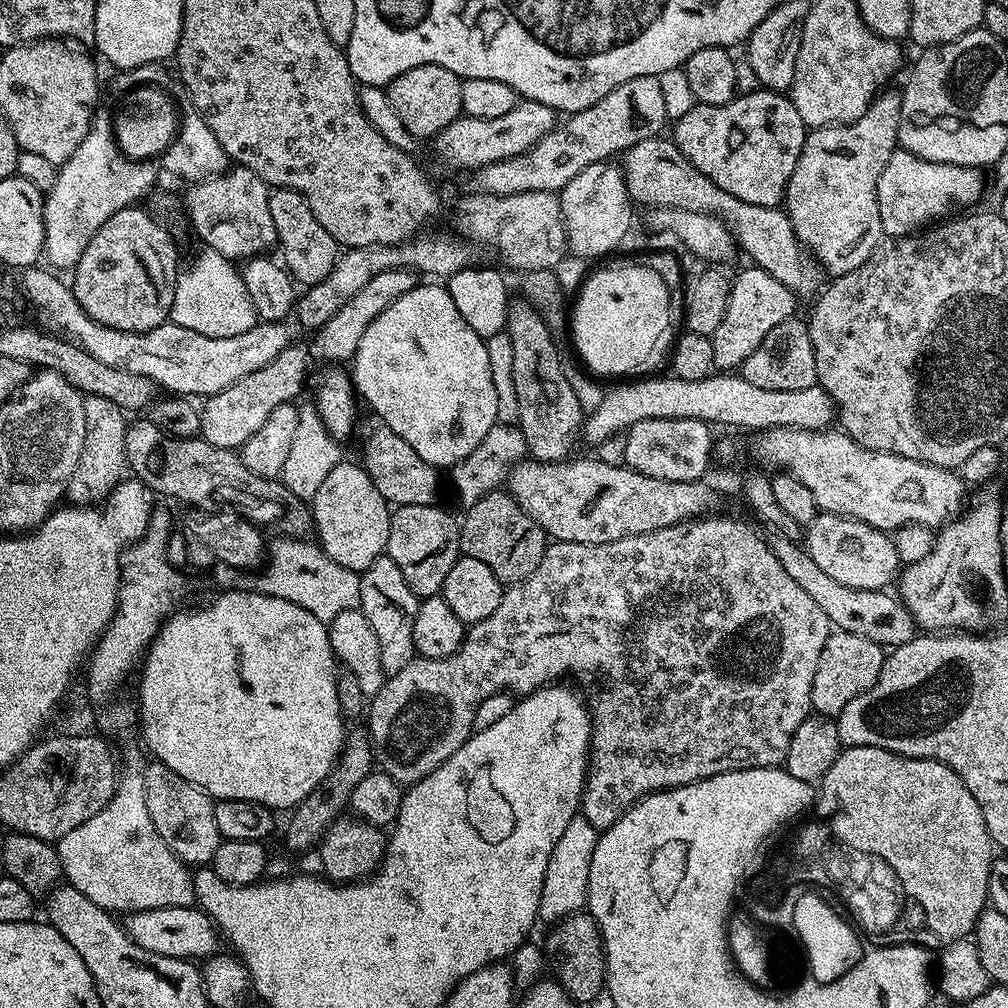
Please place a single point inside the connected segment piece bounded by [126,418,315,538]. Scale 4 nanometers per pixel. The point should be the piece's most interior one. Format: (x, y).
(193, 471)

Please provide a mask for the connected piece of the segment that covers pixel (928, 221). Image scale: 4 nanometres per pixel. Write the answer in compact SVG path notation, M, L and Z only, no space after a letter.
M903 150L890 154L890 162L886 162L886 170L882 170L882 178L878 178L878 214L882 218L884 236L911 236L951 217L957 210L971 209L975 205L972 203L979 198L980 191L984 188L984 180L980 176L983 175L979 168L954 166L946 162L930 162L926 158L918 158Z

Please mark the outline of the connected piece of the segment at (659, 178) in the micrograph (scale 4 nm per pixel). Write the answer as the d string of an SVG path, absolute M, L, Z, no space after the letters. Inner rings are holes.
M663 135L651 136L623 149L622 167L628 194L637 205L645 204L648 210L717 216L731 230L739 251L741 248L755 267L766 270L766 274L774 274L774 278L778 278L778 282L782 282L782 286L790 289L797 298L815 297L821 291L826 280L825 273L816 263L816 257L794 234L794 226L783 207L754 206L750 202L742 202L742 198L734 198L734 194L726 194L722 186L714 186L706 174L692 167L682 150L678 150L675 140Z

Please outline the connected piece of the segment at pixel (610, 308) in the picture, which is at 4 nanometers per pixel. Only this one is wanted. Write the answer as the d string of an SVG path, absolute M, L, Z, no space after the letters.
M641 262L616 264L613 268L600 268L580 288L576 305L570 308L570 328L576 352L584 359L583 367L589 373L600 376L620 376L616 378L640 378L657 371L660 363L665 363L666 353L673 343L673 333L668 333L672 324L673 293L654 271Z

